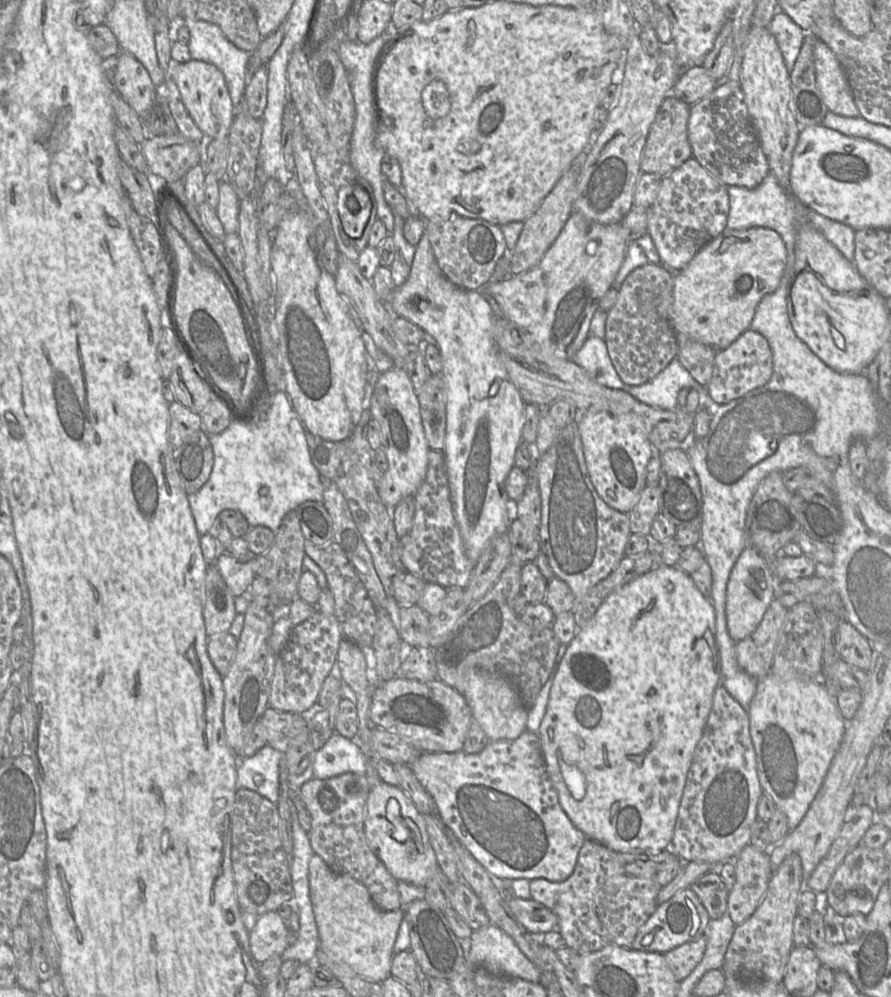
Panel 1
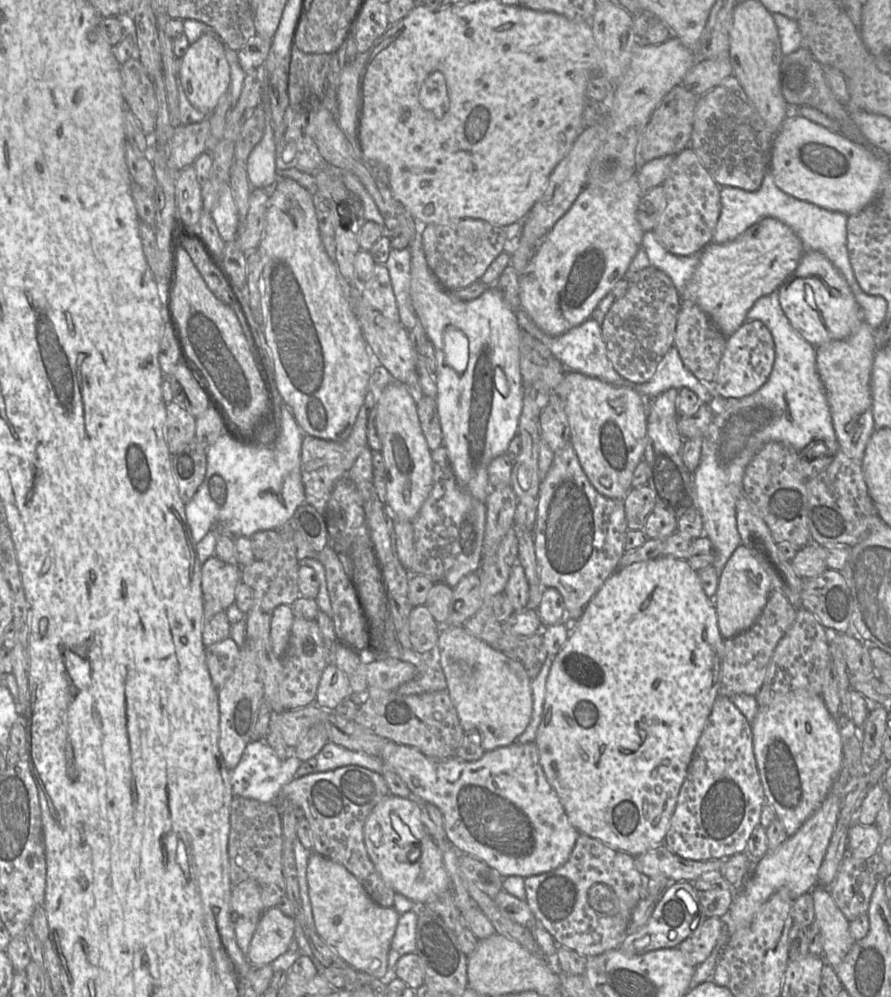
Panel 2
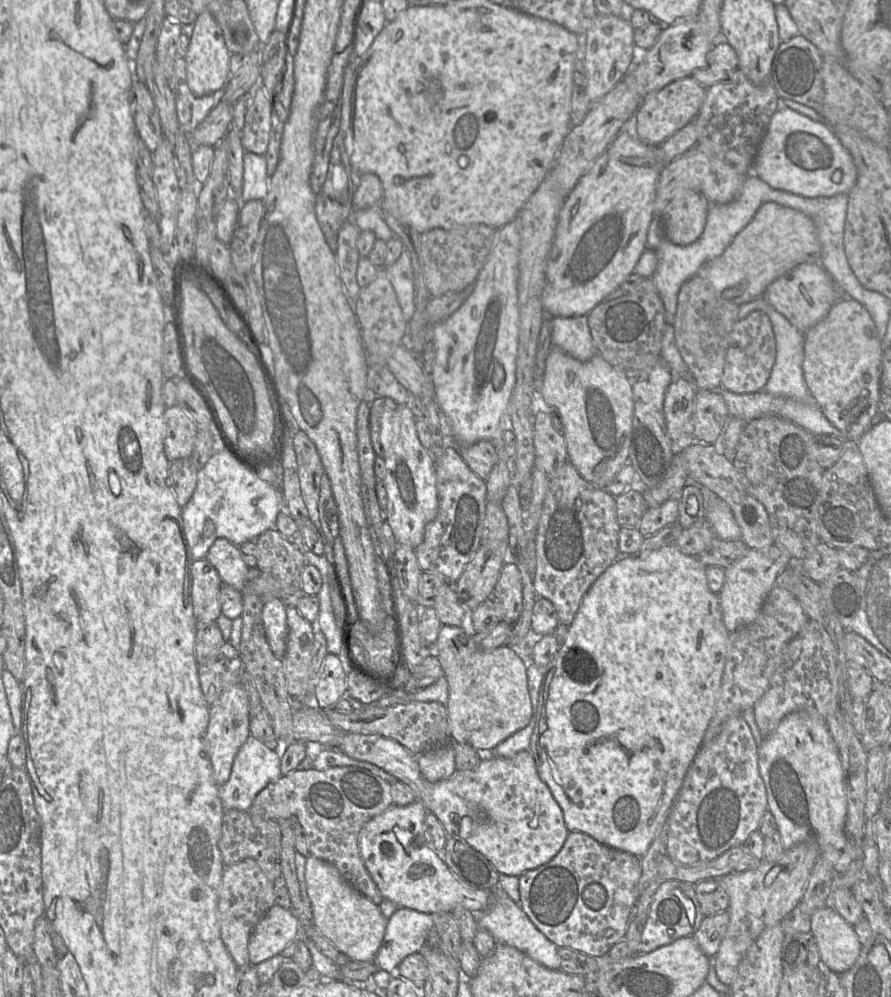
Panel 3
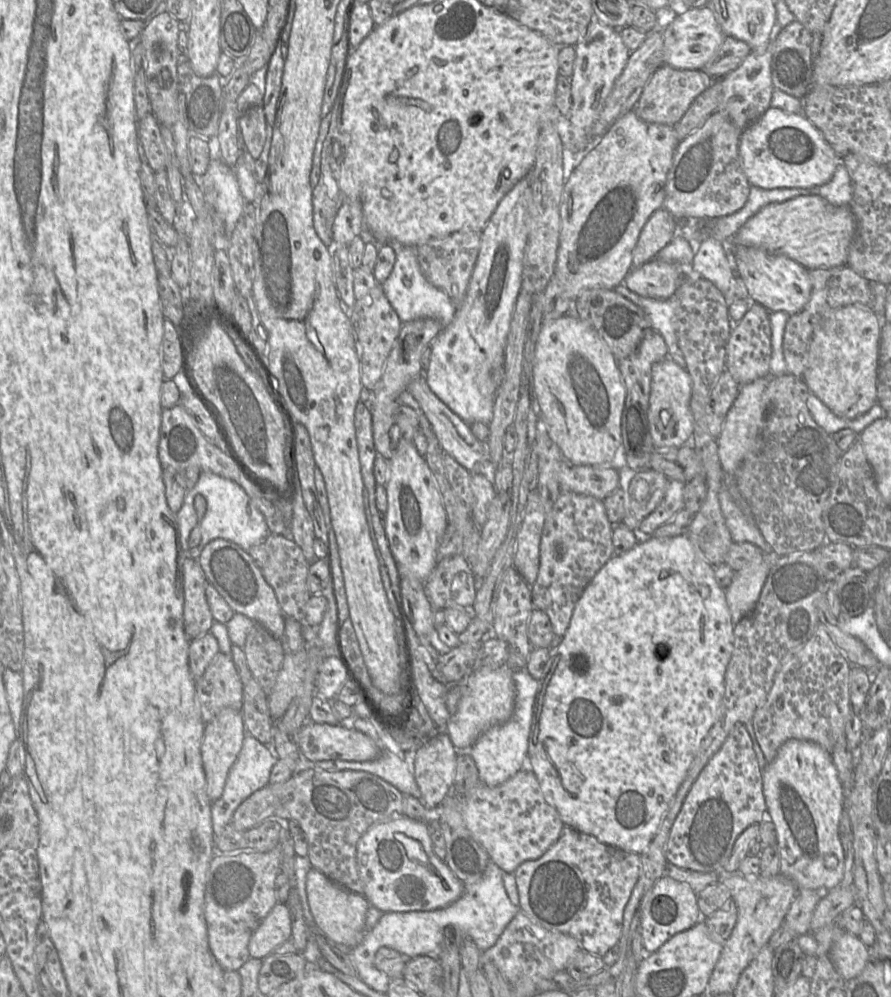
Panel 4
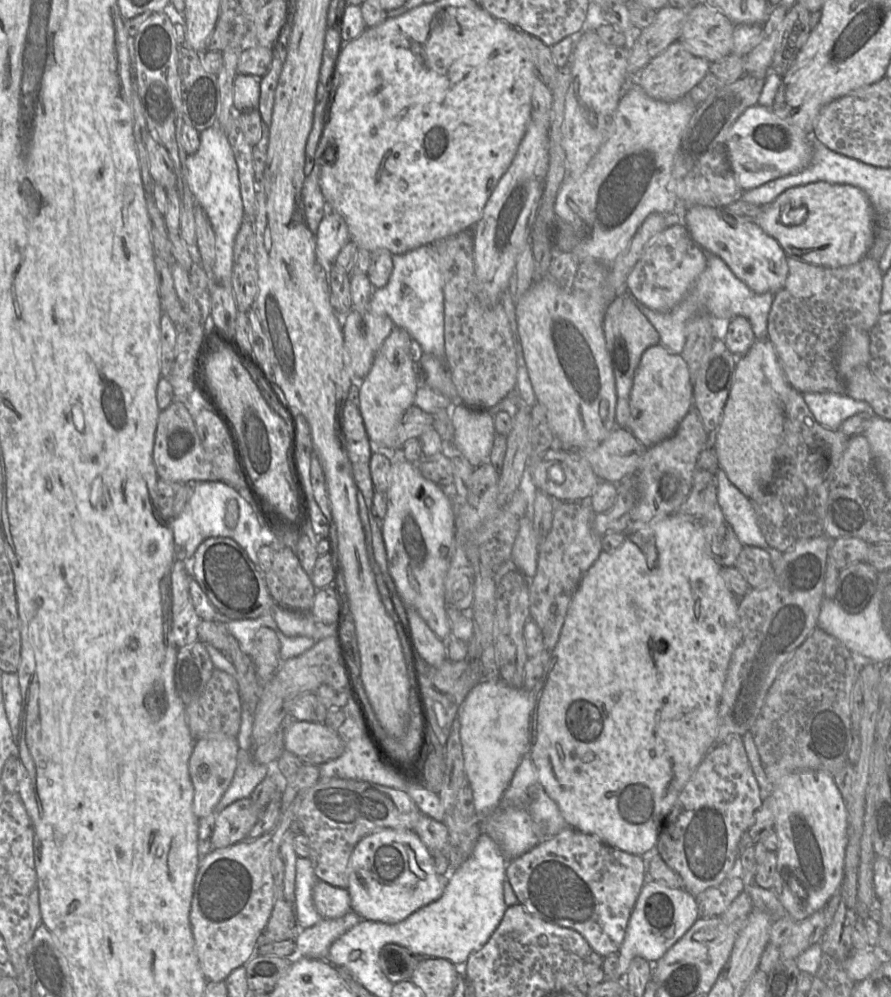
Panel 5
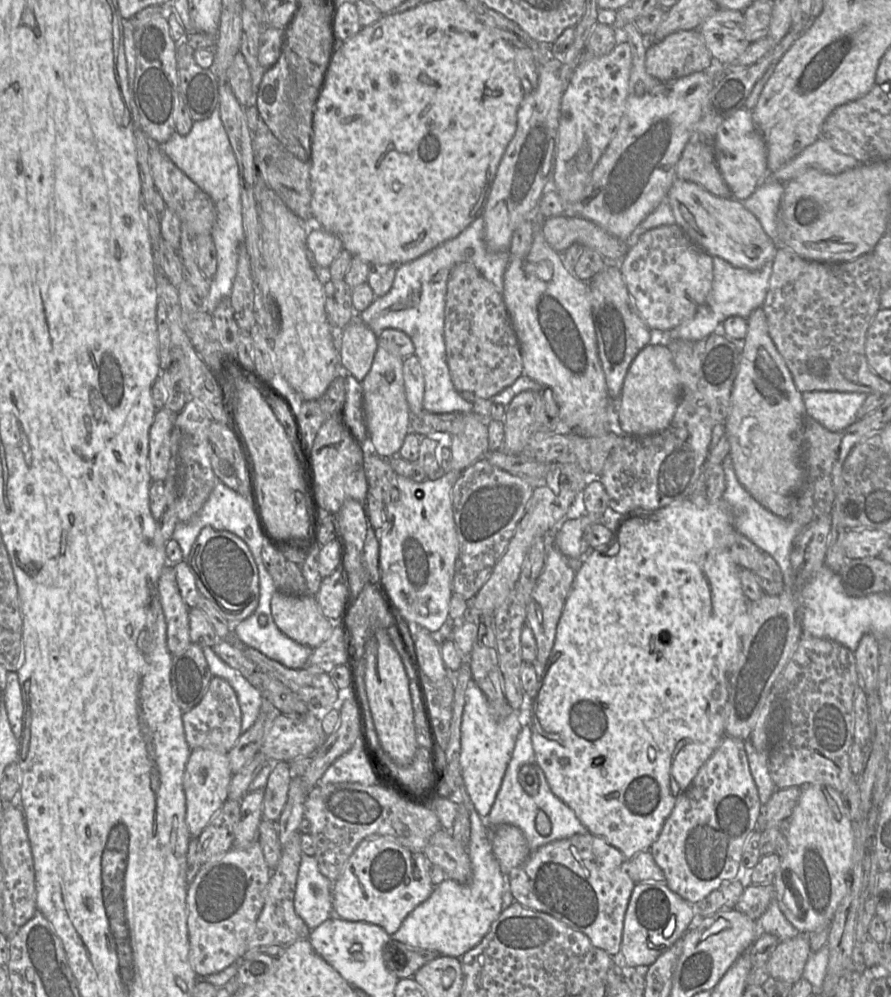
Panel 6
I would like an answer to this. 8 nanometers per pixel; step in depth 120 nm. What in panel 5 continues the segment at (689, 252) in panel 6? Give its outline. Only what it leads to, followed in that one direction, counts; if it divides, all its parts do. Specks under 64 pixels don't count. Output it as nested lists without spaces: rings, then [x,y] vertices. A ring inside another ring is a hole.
[[[682,222],[669,224],[646,247],[626,279],[632,298],[648,308],[666,312],[673,308],[690,290],[707,265],[706,251],[695,243]]]

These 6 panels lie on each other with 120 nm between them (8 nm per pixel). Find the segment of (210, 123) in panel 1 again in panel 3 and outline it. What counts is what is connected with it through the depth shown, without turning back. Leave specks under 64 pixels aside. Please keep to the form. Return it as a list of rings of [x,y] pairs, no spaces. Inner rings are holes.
[[[202,12],[193,24],[194,29],[185,56],[187,85],[196,97],[220,94],[231,76],[229,71],[231,54],[225,45],[222,30],[209,12]]]

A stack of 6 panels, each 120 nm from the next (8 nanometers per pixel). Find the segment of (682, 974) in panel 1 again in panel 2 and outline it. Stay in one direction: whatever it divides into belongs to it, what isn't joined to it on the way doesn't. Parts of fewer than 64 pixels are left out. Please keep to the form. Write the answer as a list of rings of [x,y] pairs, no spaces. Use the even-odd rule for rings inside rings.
[[[708,917],[701,928],[683,940],[678,948],[692,967],[703,963],[711,954],[724,932],[724,919]]]

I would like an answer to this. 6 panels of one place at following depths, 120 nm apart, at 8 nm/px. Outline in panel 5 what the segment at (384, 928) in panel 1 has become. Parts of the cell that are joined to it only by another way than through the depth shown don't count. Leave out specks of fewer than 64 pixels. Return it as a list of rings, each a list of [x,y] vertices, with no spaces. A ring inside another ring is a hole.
[[[318,880],[313,888],[313,900],[317,912],[324,919],[337,919],[351,911],[347,889]]]

